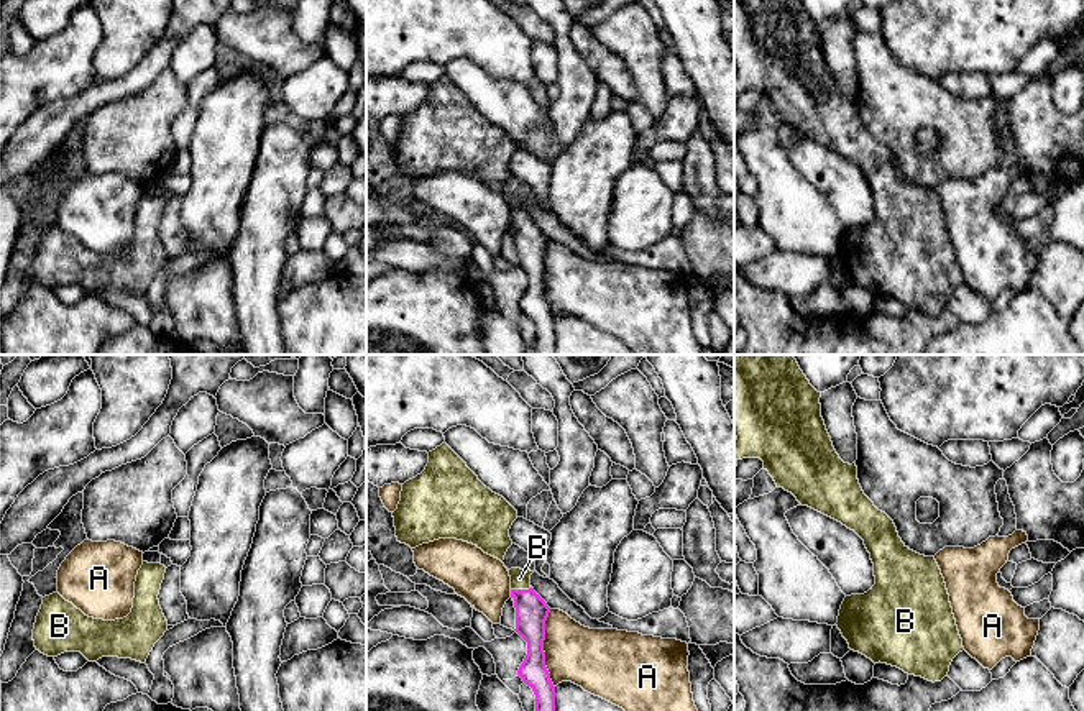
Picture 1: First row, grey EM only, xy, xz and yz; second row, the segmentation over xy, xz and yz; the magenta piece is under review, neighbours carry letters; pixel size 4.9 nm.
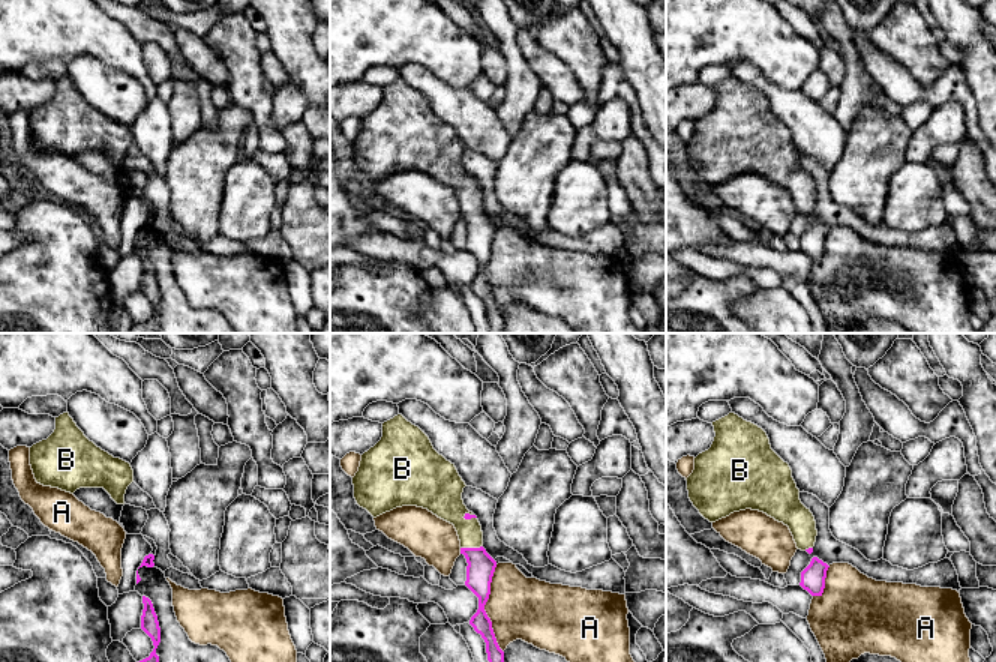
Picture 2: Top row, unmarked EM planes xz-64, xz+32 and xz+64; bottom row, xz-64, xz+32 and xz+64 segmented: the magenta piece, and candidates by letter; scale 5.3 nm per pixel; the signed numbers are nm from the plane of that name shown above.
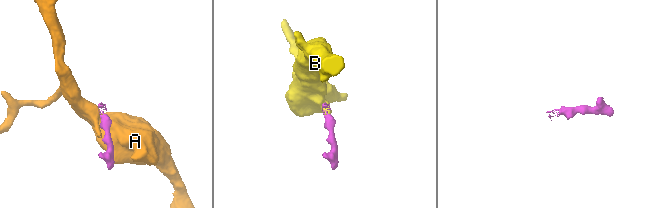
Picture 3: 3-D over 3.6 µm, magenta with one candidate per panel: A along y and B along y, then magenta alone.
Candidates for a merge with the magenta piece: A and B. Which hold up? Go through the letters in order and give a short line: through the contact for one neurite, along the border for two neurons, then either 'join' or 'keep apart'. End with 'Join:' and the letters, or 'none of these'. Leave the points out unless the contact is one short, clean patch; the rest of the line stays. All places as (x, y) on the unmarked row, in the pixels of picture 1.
A: keep apart
B: line xz (531, 243), (521, 222), (519, 211); join
Join: B

